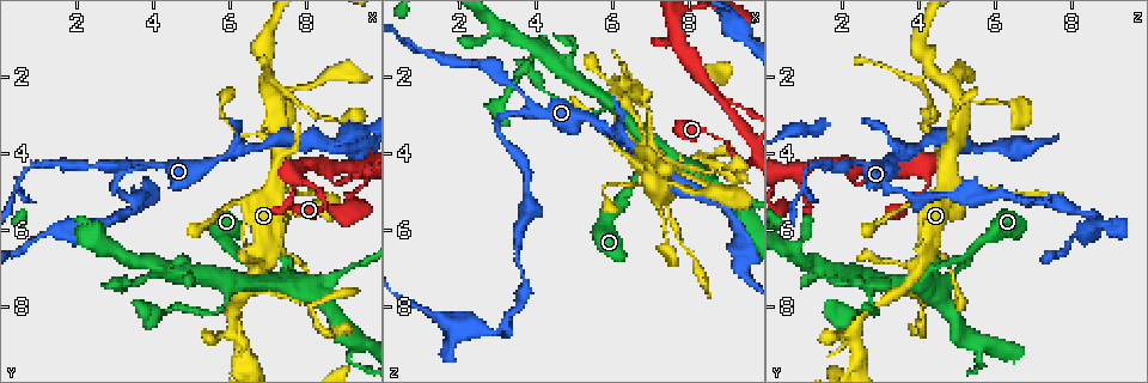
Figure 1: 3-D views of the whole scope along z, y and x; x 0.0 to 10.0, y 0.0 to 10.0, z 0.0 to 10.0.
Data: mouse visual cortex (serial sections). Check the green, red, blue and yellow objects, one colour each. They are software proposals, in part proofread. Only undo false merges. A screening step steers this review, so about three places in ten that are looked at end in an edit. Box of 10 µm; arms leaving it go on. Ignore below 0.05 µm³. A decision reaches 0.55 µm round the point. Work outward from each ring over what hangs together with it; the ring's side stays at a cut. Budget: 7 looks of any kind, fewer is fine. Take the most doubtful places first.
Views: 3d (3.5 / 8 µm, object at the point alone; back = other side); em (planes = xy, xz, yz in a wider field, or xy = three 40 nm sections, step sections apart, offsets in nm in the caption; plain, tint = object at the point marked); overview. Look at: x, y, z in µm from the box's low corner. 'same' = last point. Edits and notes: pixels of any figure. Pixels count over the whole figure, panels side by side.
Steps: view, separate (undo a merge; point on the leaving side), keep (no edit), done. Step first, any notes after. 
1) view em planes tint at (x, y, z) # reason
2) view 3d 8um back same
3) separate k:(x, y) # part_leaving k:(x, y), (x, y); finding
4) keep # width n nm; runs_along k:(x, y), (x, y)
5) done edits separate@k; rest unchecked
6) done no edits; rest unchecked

view em xy step 5 tint at (8.25, 8.00, 4.10)

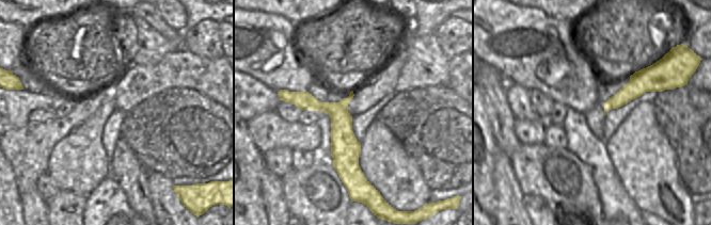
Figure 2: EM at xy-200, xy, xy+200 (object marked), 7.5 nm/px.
view 3d 3.5um same # see where the arms go

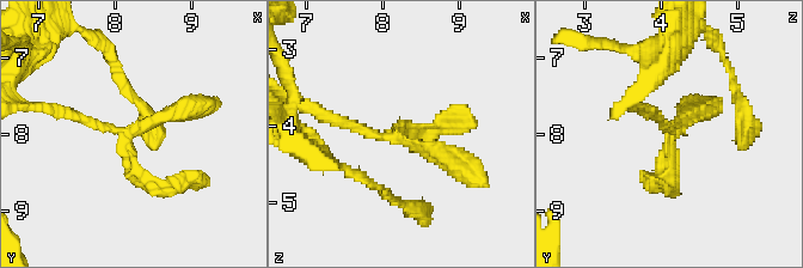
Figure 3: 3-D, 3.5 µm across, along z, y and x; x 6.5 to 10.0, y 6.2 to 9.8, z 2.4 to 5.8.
keep # runs_along 3:(326, 115), (436, 148), (463, 170); all the same cell

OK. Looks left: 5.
view 3d 8um at (8.95, 4.35, 2.70) # two arms in line, one across

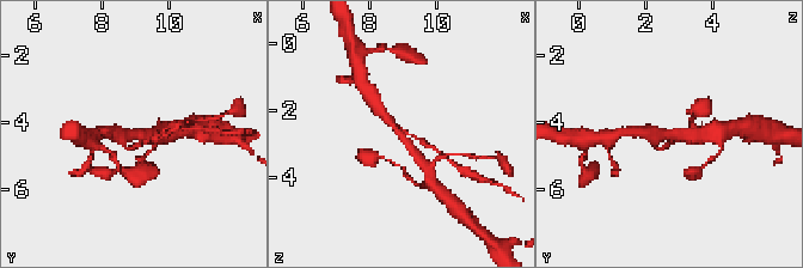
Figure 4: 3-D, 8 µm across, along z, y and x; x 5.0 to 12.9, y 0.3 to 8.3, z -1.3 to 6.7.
view em xy step 1 tint same

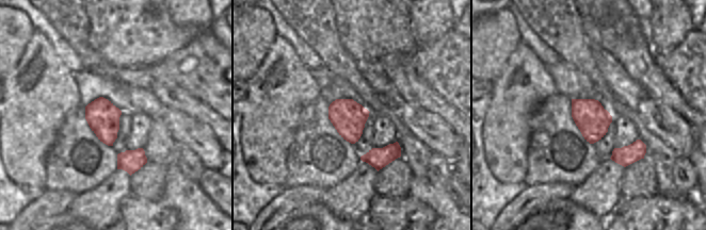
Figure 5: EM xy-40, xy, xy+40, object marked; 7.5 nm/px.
separate 4:(422, 140) # a second cell is stuck on

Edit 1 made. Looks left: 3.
view overview

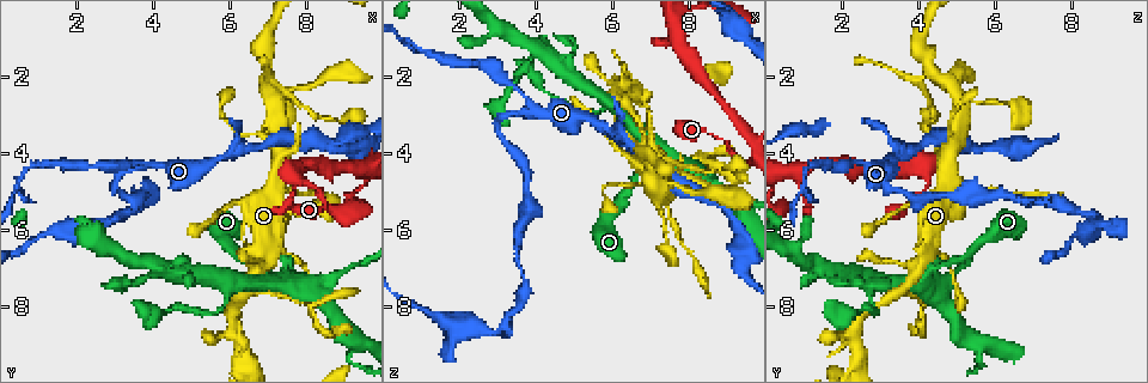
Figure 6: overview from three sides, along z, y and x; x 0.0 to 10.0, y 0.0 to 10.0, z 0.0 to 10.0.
view 3d 3.5um at (5.60, 8.15, 2.95) # thin neck

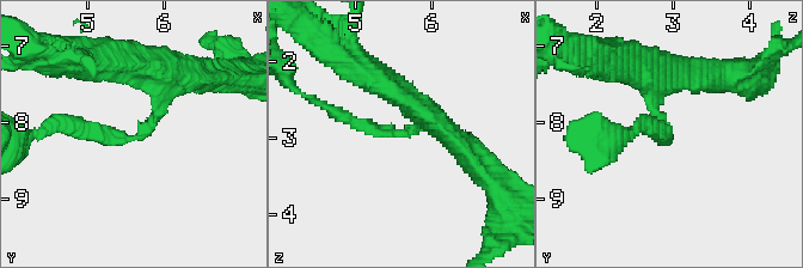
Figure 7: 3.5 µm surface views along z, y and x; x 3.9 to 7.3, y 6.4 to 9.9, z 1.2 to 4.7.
view em xy step 1 tint at (5.55, 8.15, 2.95) # arm_widths 200, 200 nm

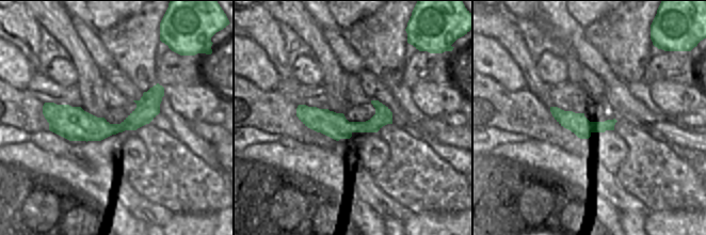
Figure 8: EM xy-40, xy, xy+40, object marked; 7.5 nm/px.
keep # runs_along 8:(161, 90), (116, 128), (45, 108); continuous, no second cell

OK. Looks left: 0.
done edits separate@4; rest unchecked

